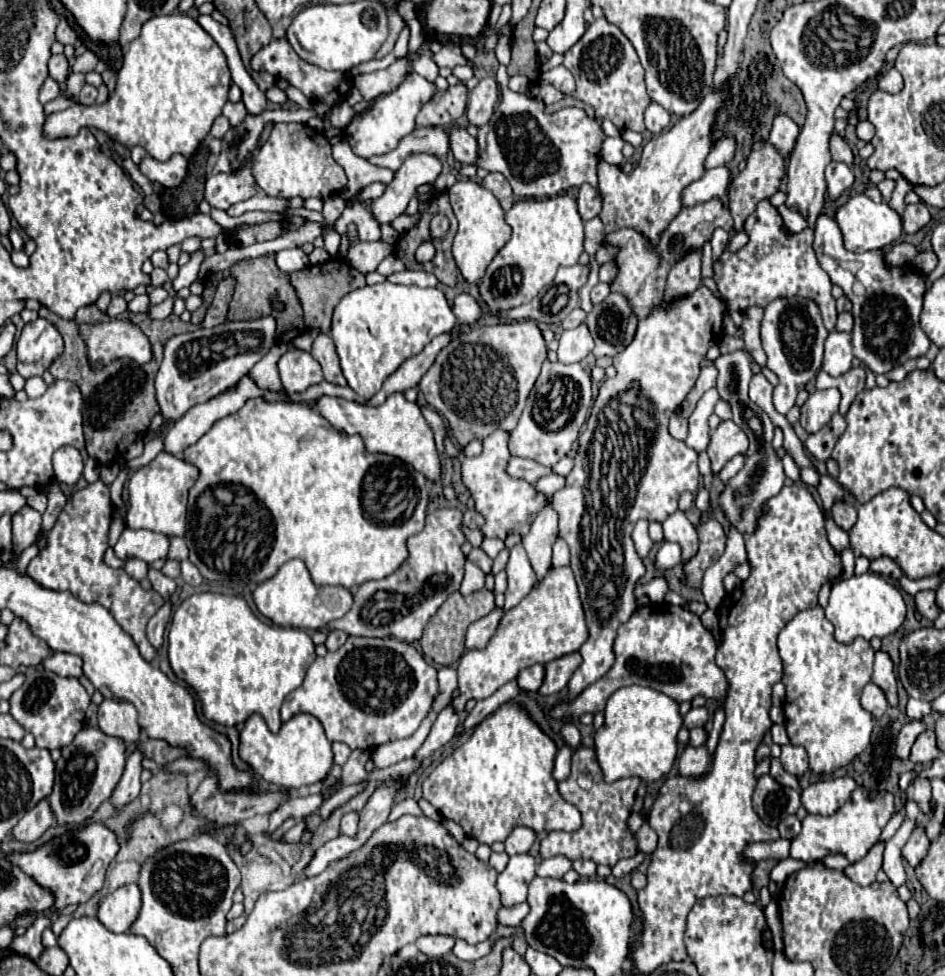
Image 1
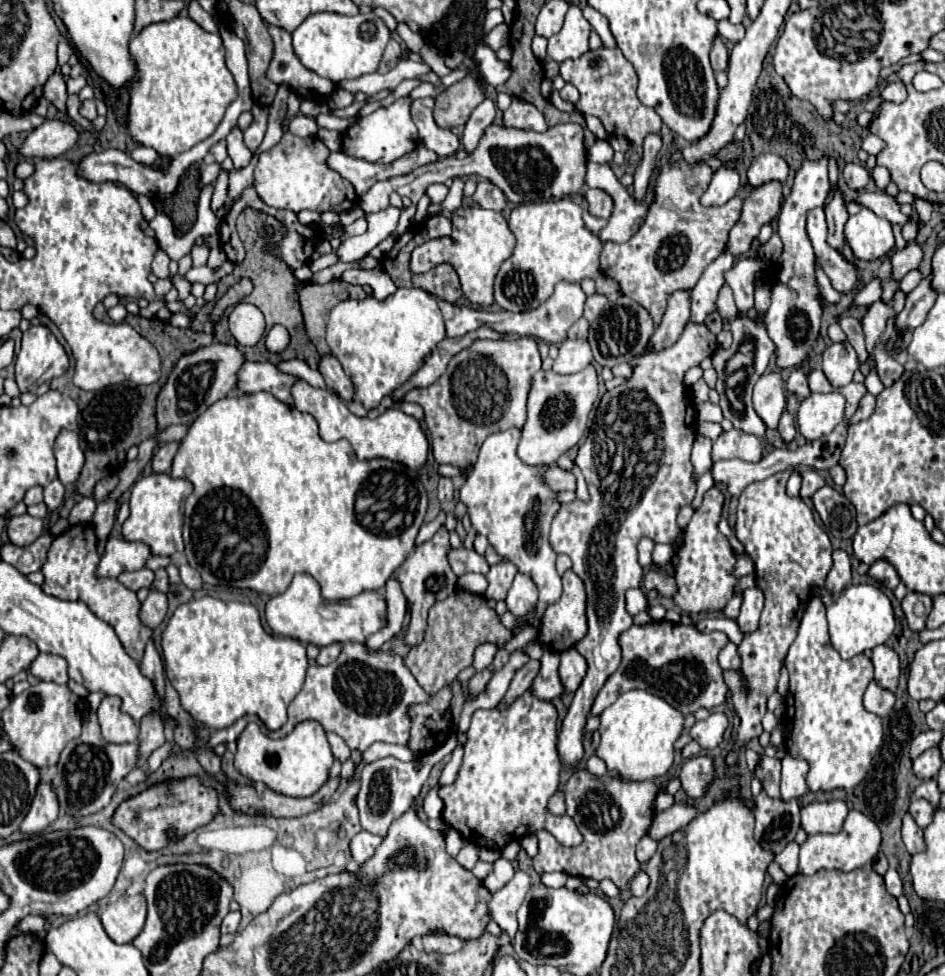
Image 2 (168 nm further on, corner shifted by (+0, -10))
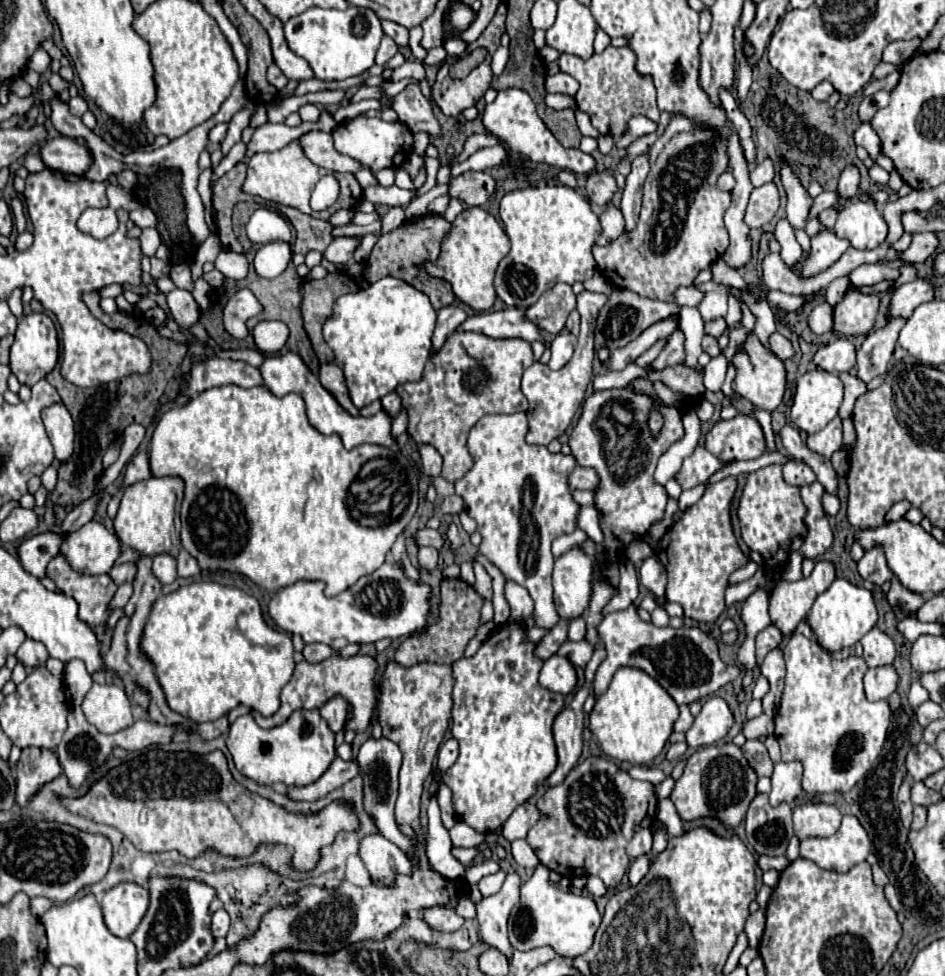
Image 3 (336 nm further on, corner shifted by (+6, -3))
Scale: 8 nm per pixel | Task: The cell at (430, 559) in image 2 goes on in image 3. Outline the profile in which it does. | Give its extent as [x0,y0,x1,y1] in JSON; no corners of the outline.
[417,547,439,573]

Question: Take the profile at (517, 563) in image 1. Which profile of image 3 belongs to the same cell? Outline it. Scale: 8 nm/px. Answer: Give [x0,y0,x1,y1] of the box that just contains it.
[443,581,563,833]

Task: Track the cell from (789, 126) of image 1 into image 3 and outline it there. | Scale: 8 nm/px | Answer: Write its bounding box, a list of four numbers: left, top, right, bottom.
[751,157,777,187]

